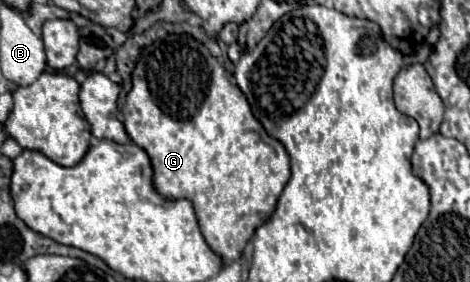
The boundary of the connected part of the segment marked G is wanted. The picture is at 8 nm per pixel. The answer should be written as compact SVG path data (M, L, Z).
M167 35L165 39L155 41L153 45L149 45L141 53L141 59L139 59L139 63L137 63L137 67L133 71L133 89L129 91L127 101L123 105L123 115L125 115L123 125L125 125L127 135L131 137L131 141L135 145L139 145L141 149L145 149L147 155L149 155L149 159L151 159L153 187L157 189L157 193L163 195L165 199L171 199L171 201L175 201L175 199L187 199L187 201L191 201L193 207L195 207L195 215L197 215L197 221L199 221L199 227L201 227L201 233L203 233L207 245L221 257L223 265L231 265L233 261L237 261L241 257L245 245L253 239L255 229L269 221L271 213L277 207L279 195L283 193L283 189L285 189L285 185L287 185L287 181L289 181L291 175L289 175L289 157L287 157L285 147L279 141L271 139L265 133L265 129L261 127L261 123L257 123L257 119L253 117L251 107L249 107L249 103L245 99L245 95L241 95L241 89L239 87L231 85L231 81L229 81L223 65L215 57L209 55L209 51L207 51L207 47L203 43L195 41L193 37L189 37L189 35Z

